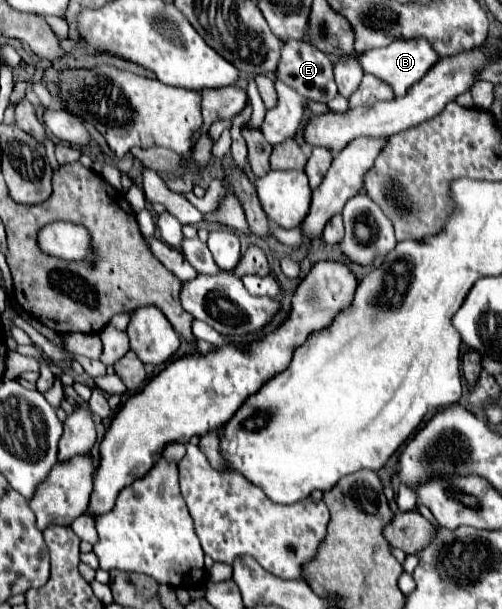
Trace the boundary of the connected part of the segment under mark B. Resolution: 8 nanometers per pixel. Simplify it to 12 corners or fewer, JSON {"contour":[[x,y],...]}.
{"contour":[[427,39],[359,55],[365,73],[397,95],[437,63]]}

